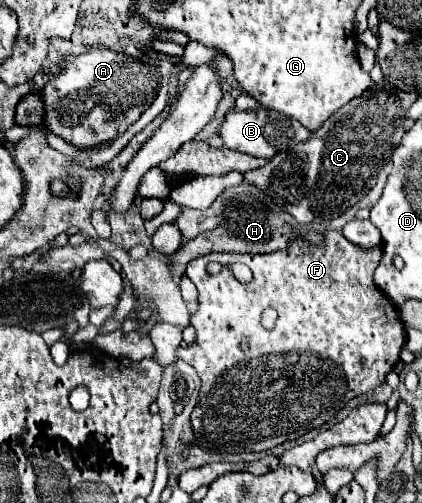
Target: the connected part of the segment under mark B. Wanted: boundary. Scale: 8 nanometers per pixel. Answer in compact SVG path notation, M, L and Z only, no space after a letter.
M253 109L253 111L229 111L225 121L219 127L219 137L227 149L247 153L253 157L271 159L275 155L275 145L297 145L311 137L311 131L305 129L299 121L293 121L275 109Z

